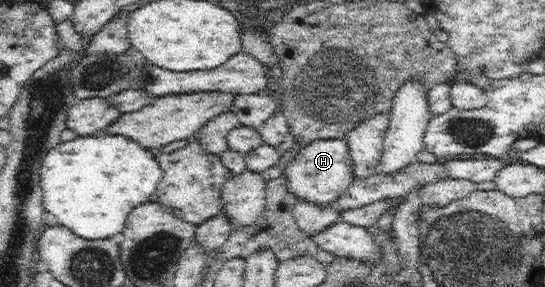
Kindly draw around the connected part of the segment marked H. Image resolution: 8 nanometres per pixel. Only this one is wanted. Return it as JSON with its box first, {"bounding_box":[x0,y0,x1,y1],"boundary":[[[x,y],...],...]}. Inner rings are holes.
{"bounding_box":[281,138,354,207],"boundary":[[[345,138],[317,139],[296,151],[281,176],[285,176],[287,189],[297,195],[298,199],[314,202],[321,207],[333,205],[340,194],[354,182],[353,161],[349,157]]]}

